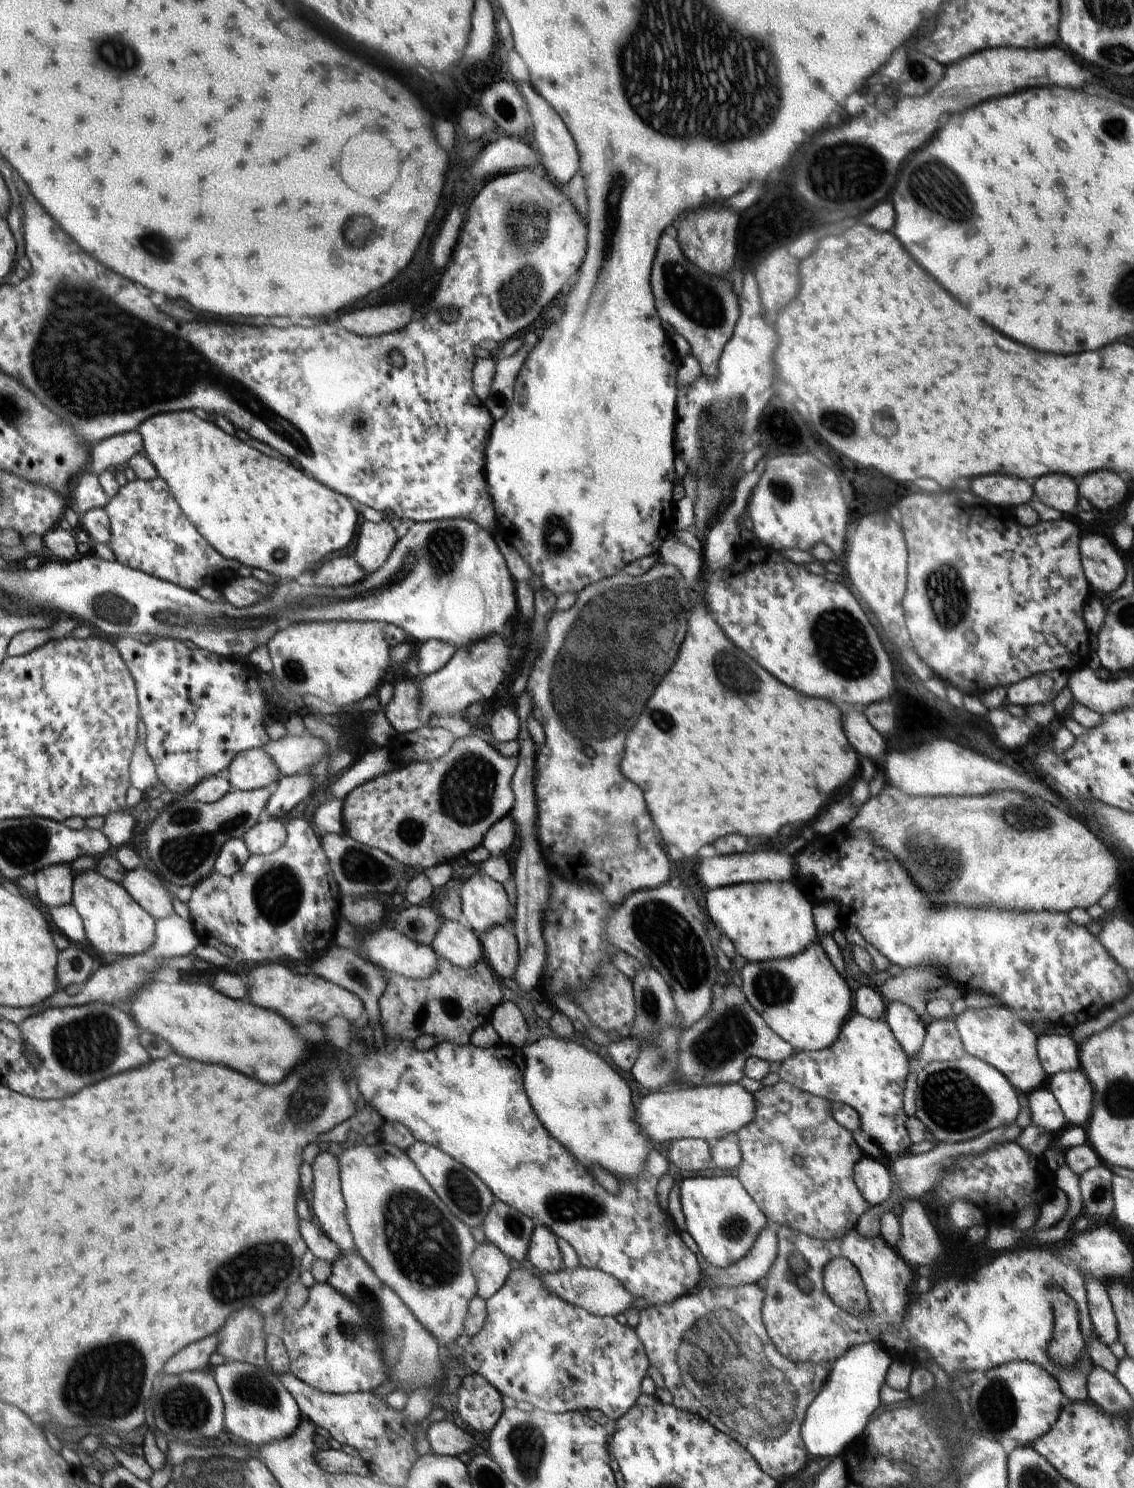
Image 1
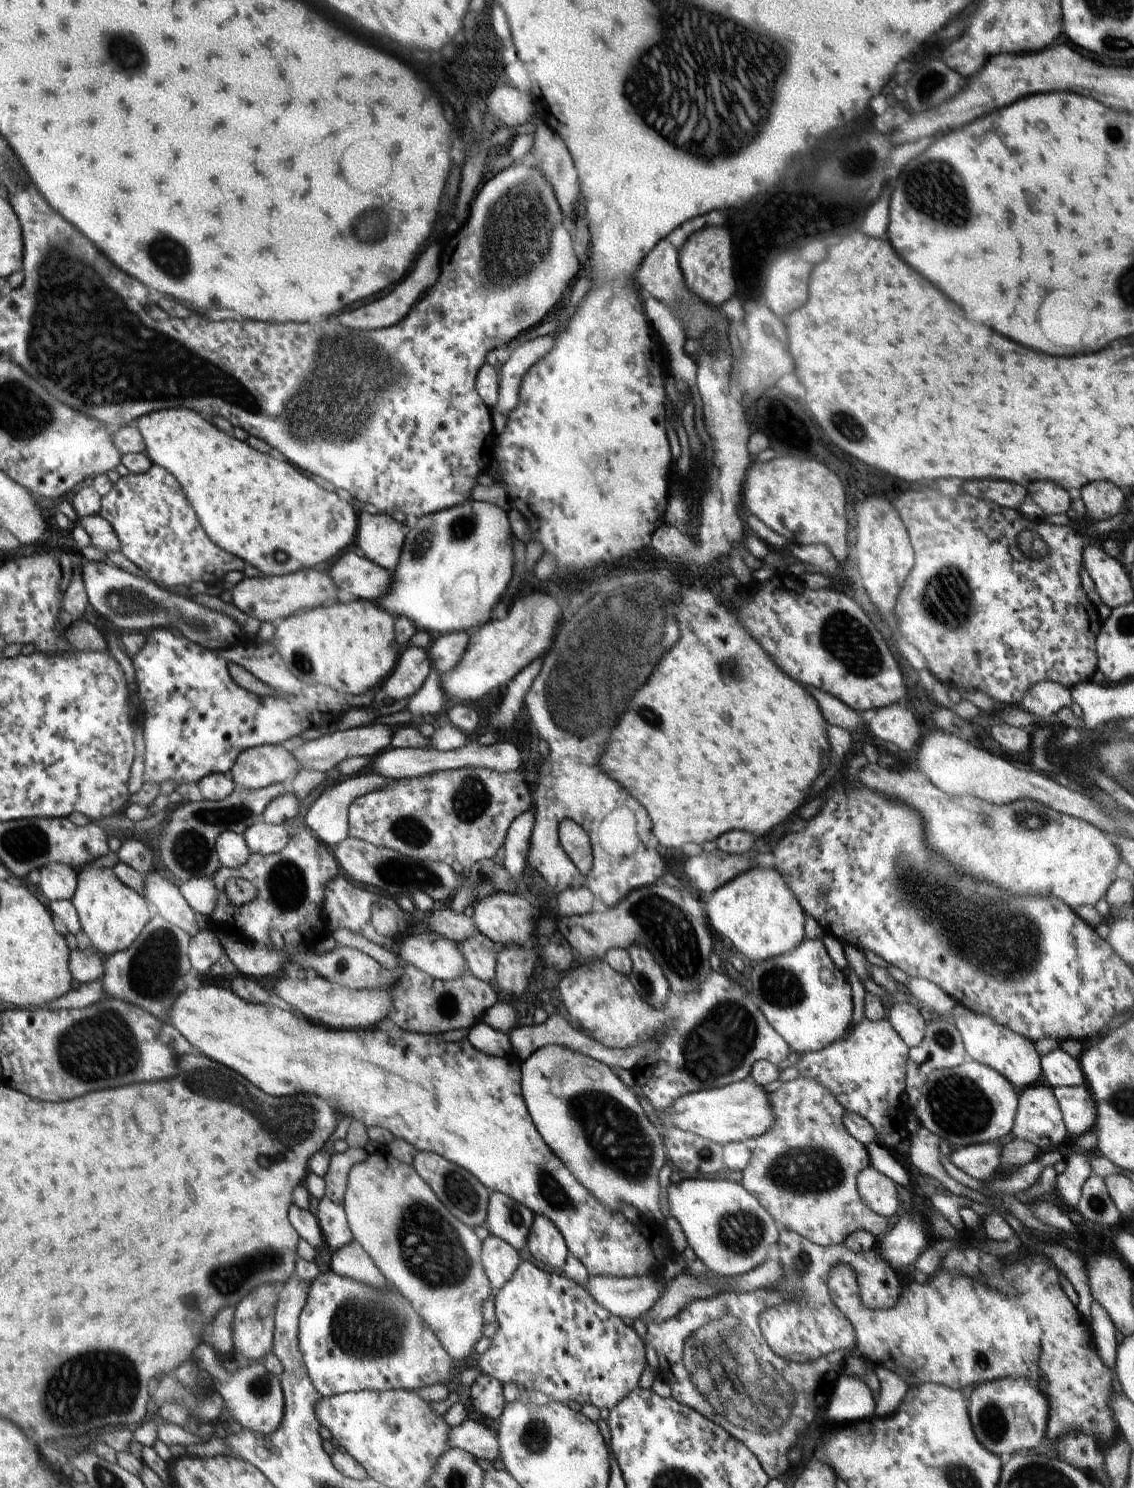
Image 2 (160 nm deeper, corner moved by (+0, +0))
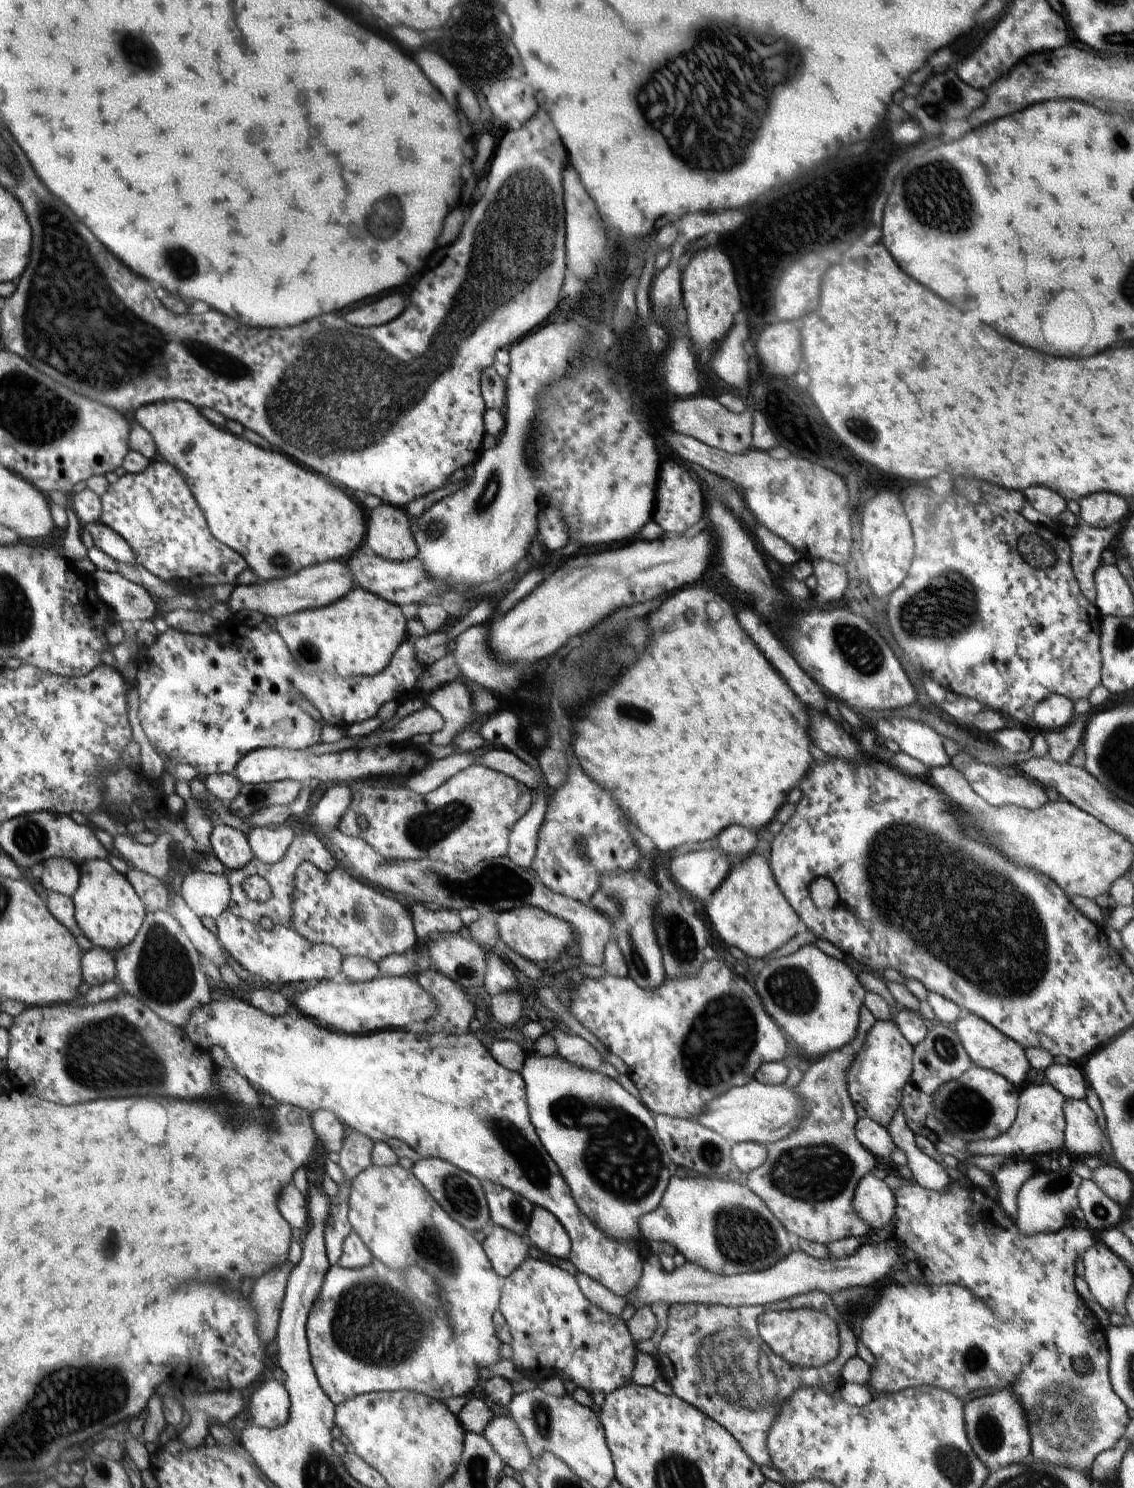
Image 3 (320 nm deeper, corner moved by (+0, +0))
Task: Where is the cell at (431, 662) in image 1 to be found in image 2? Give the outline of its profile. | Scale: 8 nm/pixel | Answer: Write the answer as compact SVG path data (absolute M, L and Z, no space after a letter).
M464 631L433 636L427 649L431 668L438 672L452 672L464 656L468 640L469 633Z

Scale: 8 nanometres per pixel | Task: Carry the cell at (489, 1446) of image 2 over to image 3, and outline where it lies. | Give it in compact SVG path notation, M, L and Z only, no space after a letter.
M495 1416L486 1424L484 1432L480 1434L492 1446L494 1454L514 1471L532 1469L534 1463L530 1450L520 1436L516 1422L510 1416Z

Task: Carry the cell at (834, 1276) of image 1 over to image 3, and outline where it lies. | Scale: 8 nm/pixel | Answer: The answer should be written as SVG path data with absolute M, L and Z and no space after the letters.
M908 1282L904 1286L898 1286L898 1284L890 1284L885 1288L879 1287L878 1298L874 1302L874 1306L870 1308L869 1311L865 1312L861 1318L860 1324L860 1336L857 1340L860 1340L864 1346L866 1346L867 1351L874 1356L874 1361L876 1364L871 1366L872 1374L870 1374L870 1386L878 1390L879 1393L896 1393L902 1390L907 1390L908 1388L918 1387L923 1385L931 1385L935 1388L940 1388L941 1390L946 1390L950 1394L954 1394L956 1398L962 1400L967 1400L973 1395L979 1394L985 1391L1004 1389L1016 1382L1018 1374L1030 1364L1032 1356L1032 1342L1028 1338L1026 1332L1022 1332L1020 1328L1012 1326L1012 1323L1008 1322L1006 1318L996 1318L994 1316L996 1312L994 1310L988 1310L984 1306L984 1302L976 1300L974 1294L970 1294L966 1288L962 1286L954 1286L954 1284L944 1284L944 1286L924 1286L924 1284L919 1284L918 1282Z

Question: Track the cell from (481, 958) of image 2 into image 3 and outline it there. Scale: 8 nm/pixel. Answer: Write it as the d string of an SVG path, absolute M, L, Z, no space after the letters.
M488 950L484 956L486 971L483 982L490 996L505 994L514 988L519 988L510 966L496 952Z

